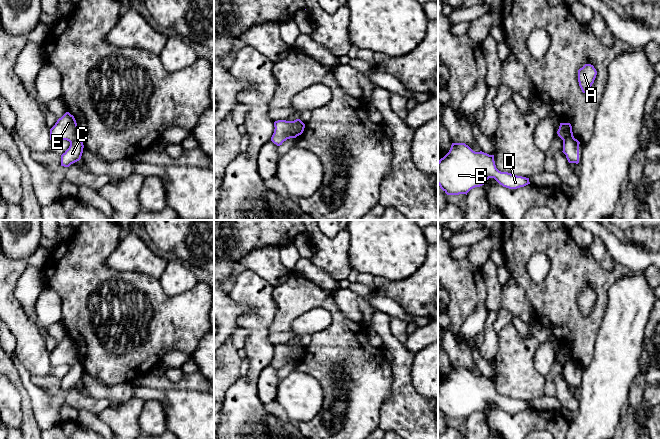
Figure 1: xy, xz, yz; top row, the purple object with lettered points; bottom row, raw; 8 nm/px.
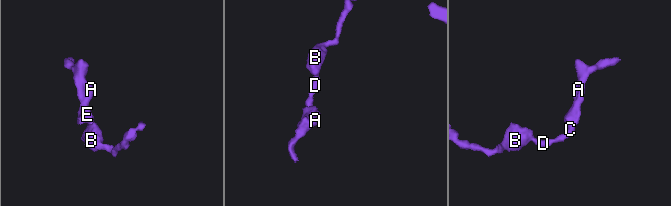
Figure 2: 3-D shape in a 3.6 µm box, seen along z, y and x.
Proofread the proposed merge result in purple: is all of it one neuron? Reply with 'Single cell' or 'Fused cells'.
Fused cells

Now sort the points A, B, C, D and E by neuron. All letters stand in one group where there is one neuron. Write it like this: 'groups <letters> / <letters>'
groups A E / B C D

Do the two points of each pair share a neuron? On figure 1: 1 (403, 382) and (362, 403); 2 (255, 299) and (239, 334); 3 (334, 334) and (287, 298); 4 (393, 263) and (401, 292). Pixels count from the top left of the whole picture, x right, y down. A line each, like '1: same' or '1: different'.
1: different
2: different
3: same
4: different

